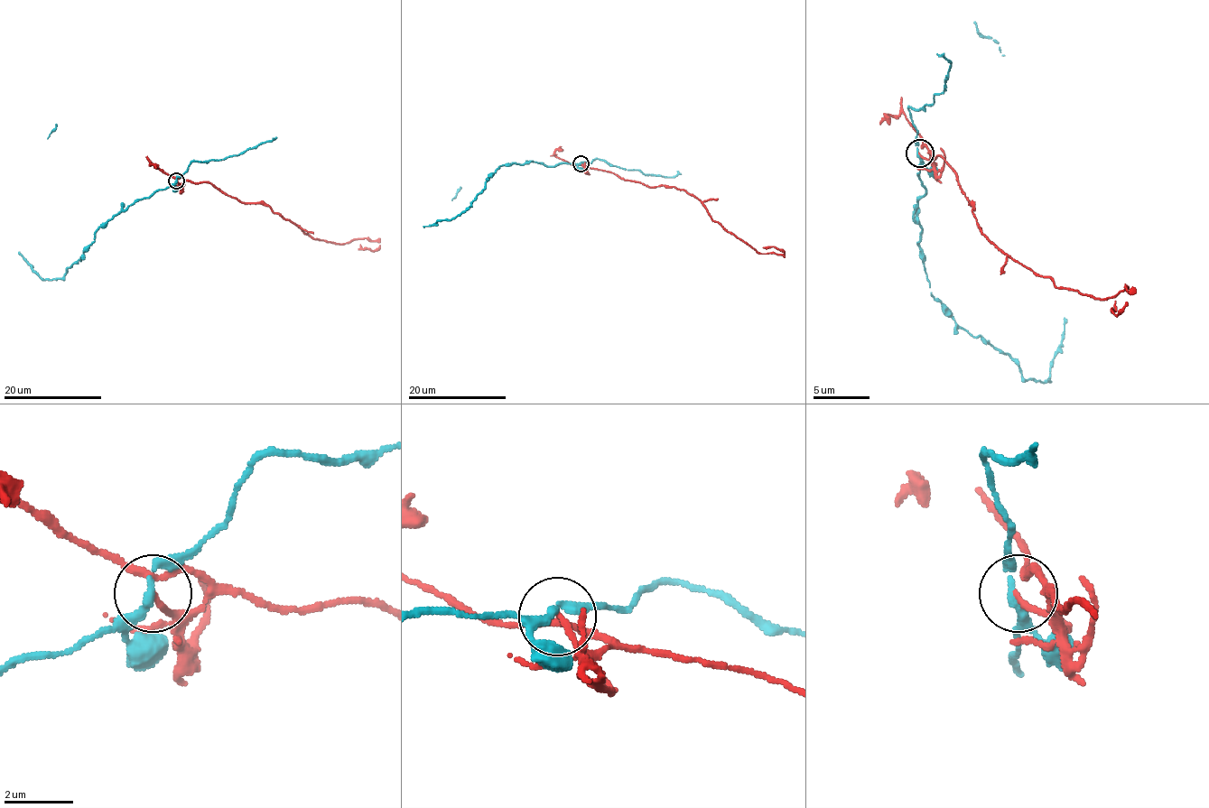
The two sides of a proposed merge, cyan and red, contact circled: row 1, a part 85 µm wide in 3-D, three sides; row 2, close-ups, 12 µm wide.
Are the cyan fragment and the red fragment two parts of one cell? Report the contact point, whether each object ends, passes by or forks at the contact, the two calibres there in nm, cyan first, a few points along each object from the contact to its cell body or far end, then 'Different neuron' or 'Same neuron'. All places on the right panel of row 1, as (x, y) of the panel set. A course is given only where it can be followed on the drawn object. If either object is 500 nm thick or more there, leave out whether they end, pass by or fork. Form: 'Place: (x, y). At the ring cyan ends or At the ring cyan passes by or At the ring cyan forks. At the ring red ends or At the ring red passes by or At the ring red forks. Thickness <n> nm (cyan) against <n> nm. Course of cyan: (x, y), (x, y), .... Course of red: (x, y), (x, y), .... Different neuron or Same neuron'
Place: (919, 153). At the ring cyan passes by. At the ring red ends. Thickness 200 nm (cyan) against 170 nm. Course of cyan: (917, 153), (926, 192), (915, 220), (932, 297), (1025, 379), (1051, 382), (1064, 317). Course of red: (920, 153), (957, 175), (980, 228), (1009, 257), (1059, 288), (1107, 300), (1127, 285), (1119, 313), (1116, 300). Different neuron

